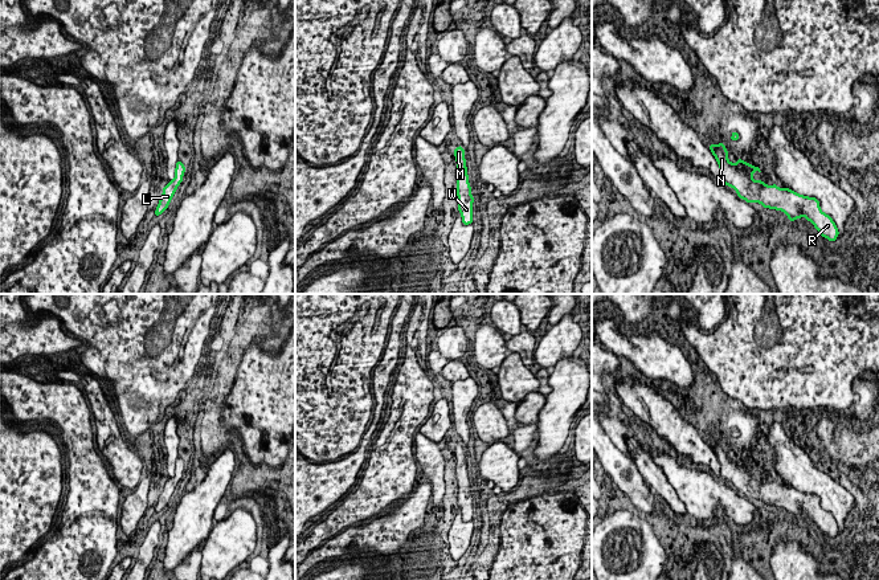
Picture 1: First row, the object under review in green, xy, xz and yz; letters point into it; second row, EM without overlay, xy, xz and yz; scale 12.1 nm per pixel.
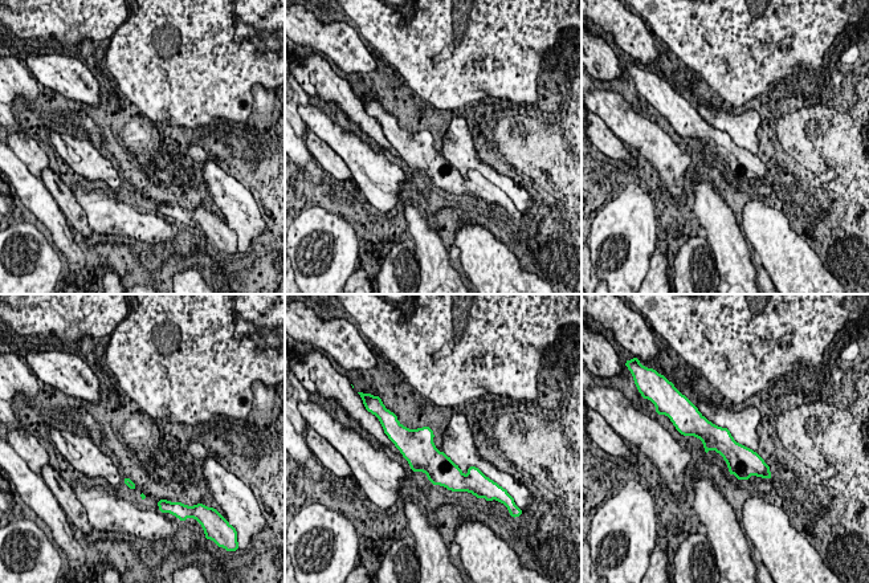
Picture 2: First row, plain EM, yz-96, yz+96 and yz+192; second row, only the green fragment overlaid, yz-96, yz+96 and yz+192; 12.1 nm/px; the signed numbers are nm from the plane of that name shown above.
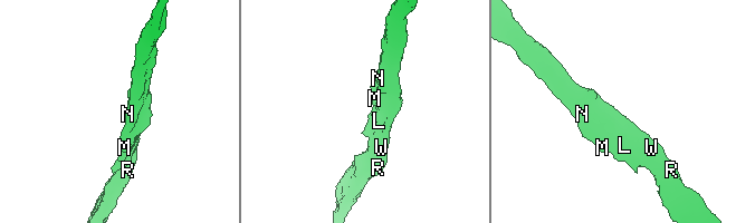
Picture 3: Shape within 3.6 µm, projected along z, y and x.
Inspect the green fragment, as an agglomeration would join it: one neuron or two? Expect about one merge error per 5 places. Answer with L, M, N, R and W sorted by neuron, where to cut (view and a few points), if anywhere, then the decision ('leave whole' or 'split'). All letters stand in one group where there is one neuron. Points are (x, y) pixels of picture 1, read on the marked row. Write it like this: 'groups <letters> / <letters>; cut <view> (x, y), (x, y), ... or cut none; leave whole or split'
groups L M N R W; cut none; leave whole

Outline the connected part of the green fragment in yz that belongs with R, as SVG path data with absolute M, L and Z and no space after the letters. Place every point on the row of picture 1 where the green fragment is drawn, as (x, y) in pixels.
M723 143L708 144L720 167L720 180L732 187L737 196L747 203L760 203L764 208L778 209L786 213L789 221L805 217L810 221L819 234L829 241L835 241L839 232L833 218L823 213L815 197L802 196L789 188L778 188L776 183L766 185L761 180L753 180L752 175L760 171L739 158L736 163L728 160L728 151Z

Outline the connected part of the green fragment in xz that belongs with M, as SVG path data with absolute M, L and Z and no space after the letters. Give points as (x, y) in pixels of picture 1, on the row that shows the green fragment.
M458 146L454 150L454 156L457 160L457 196L458 196L458 211L461 212L463 225L473 224L473 203L474 197L471 196L471 188L469 183L466 159L465 159L465 150L462 146Z

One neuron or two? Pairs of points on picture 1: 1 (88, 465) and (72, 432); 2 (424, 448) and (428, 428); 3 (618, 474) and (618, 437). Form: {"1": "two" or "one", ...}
{"1": "one", "2": "two", "3": "two"}

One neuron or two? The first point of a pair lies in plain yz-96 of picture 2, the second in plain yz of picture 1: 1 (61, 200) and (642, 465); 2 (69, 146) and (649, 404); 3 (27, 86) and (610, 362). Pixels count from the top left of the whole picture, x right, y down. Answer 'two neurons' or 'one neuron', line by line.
1: one neuron
2: one neuron
3: one neuron

